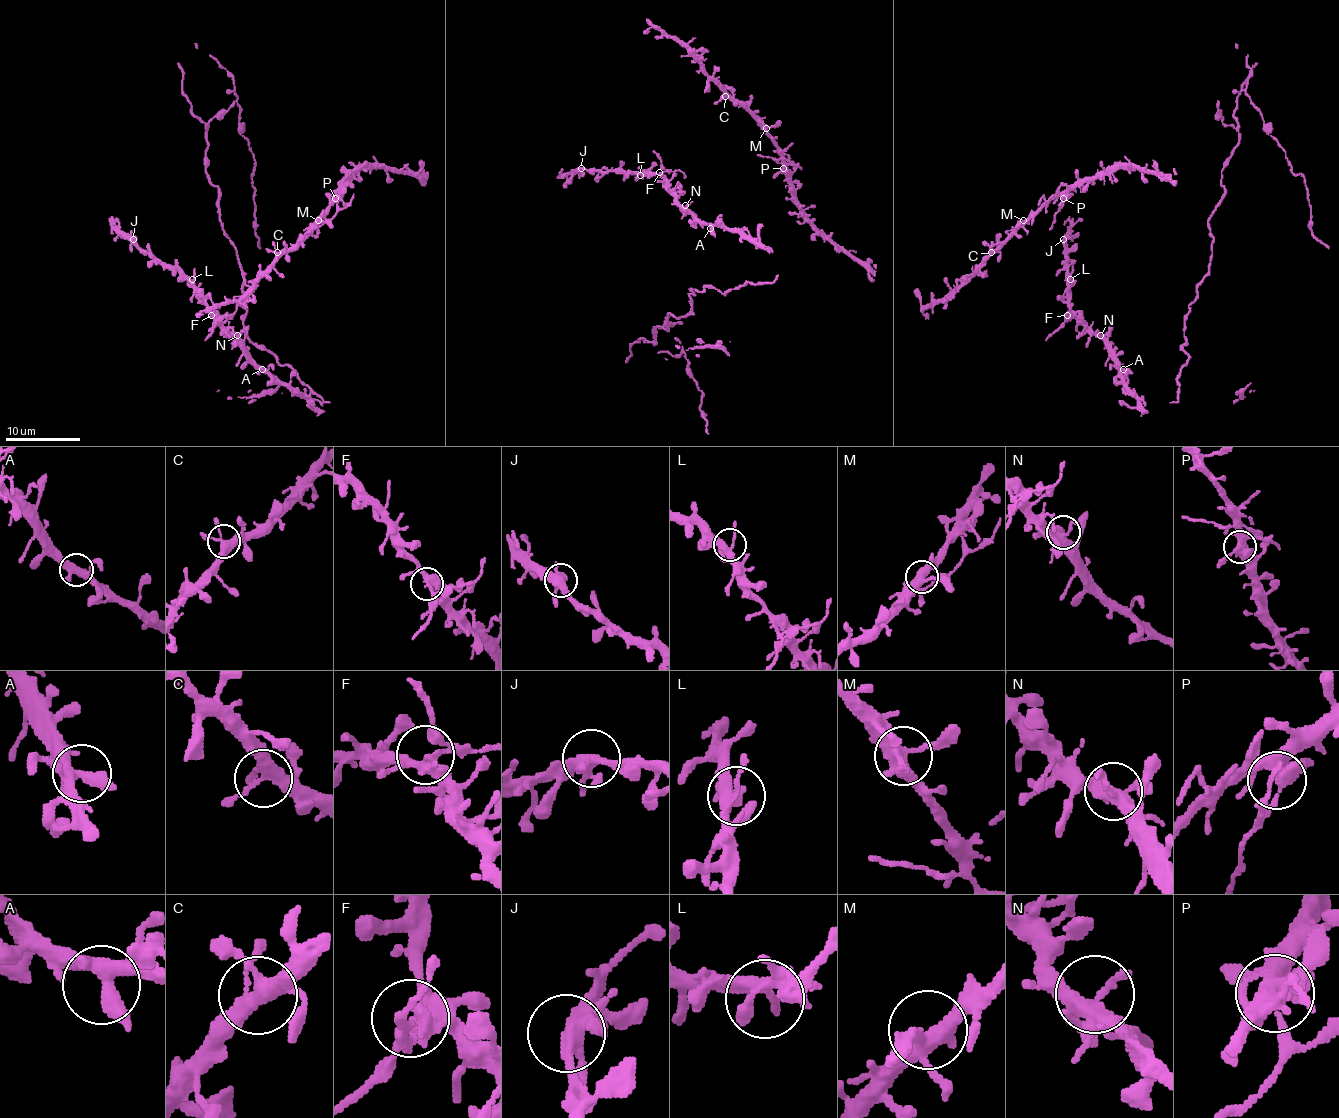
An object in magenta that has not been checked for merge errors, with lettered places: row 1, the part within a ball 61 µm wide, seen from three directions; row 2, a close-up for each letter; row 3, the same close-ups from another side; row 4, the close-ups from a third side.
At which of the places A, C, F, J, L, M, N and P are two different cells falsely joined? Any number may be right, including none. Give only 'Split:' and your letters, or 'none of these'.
Split: F, P

